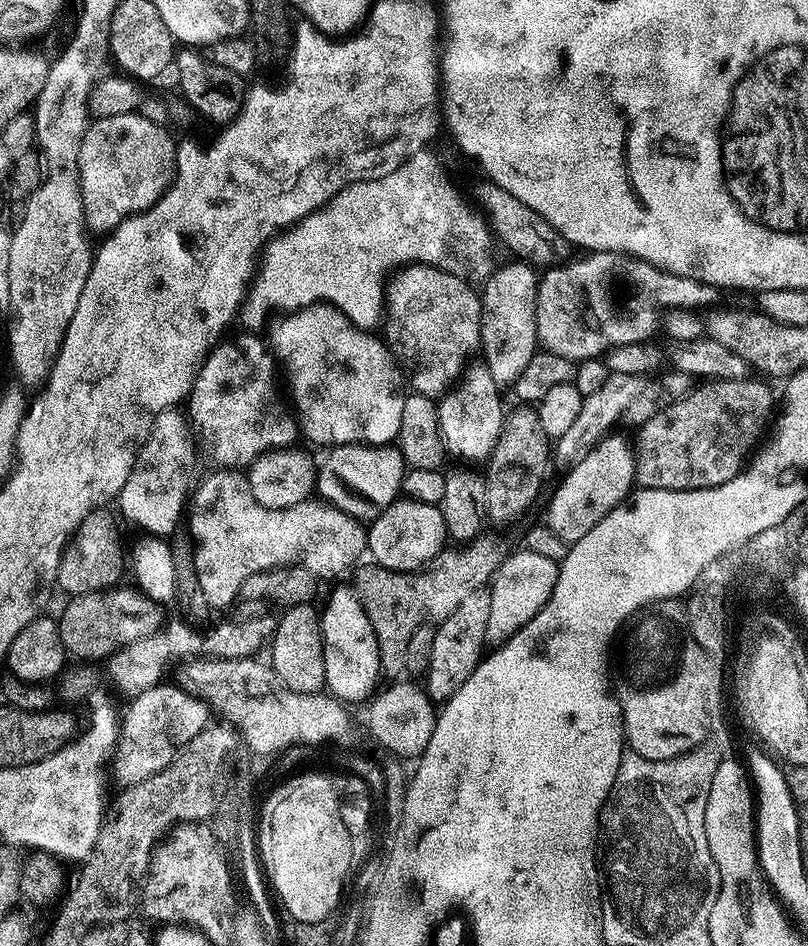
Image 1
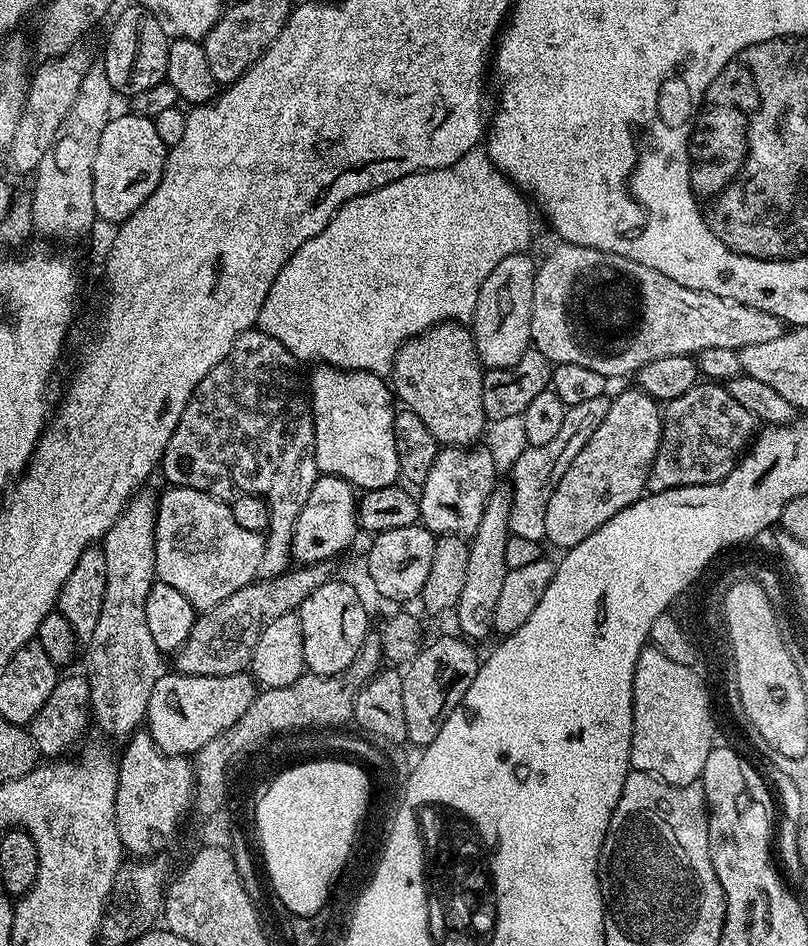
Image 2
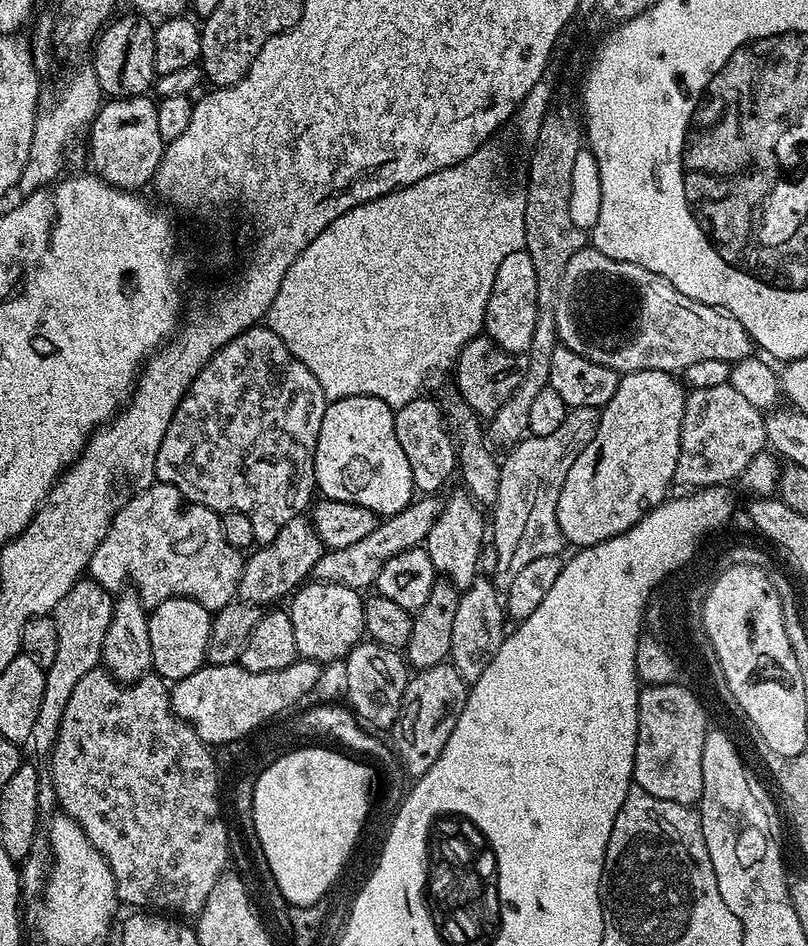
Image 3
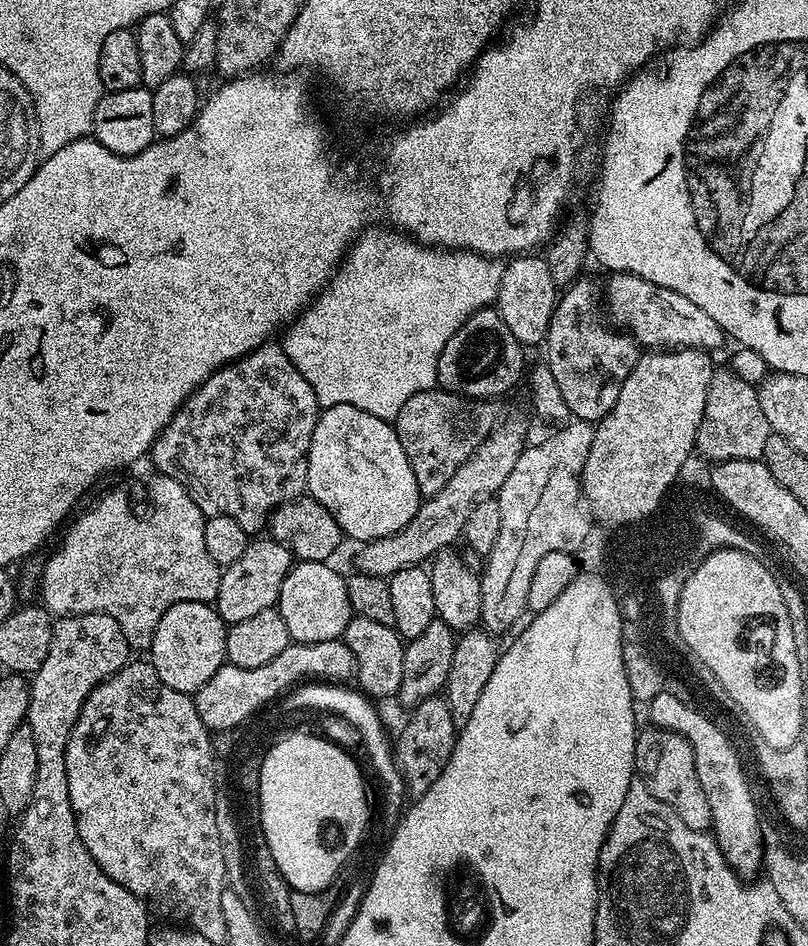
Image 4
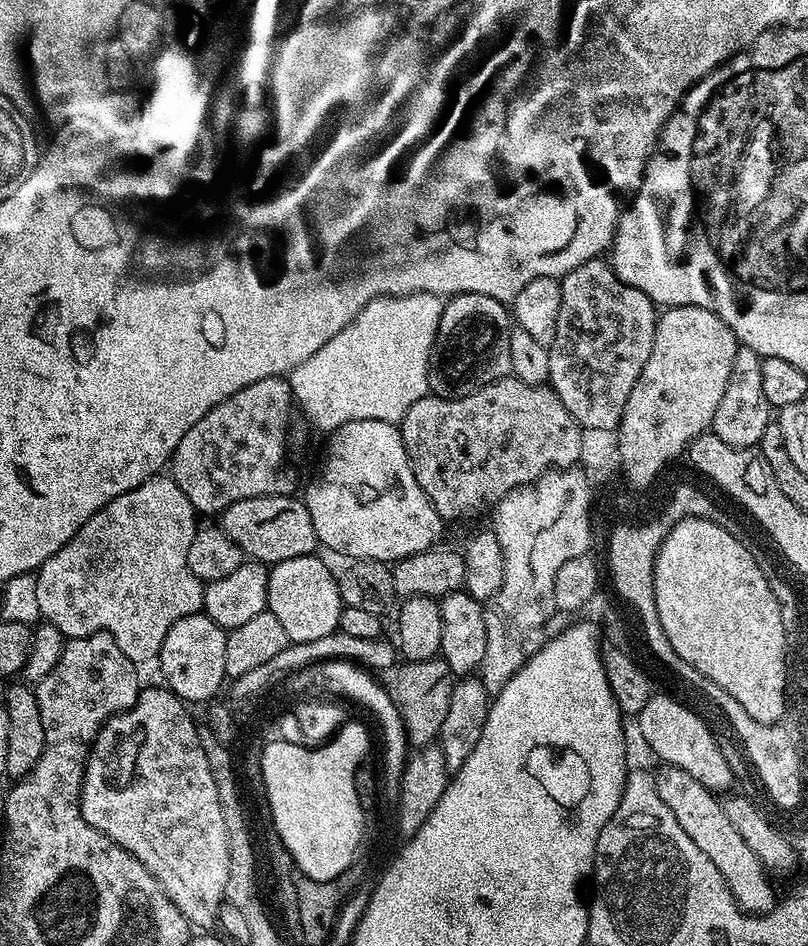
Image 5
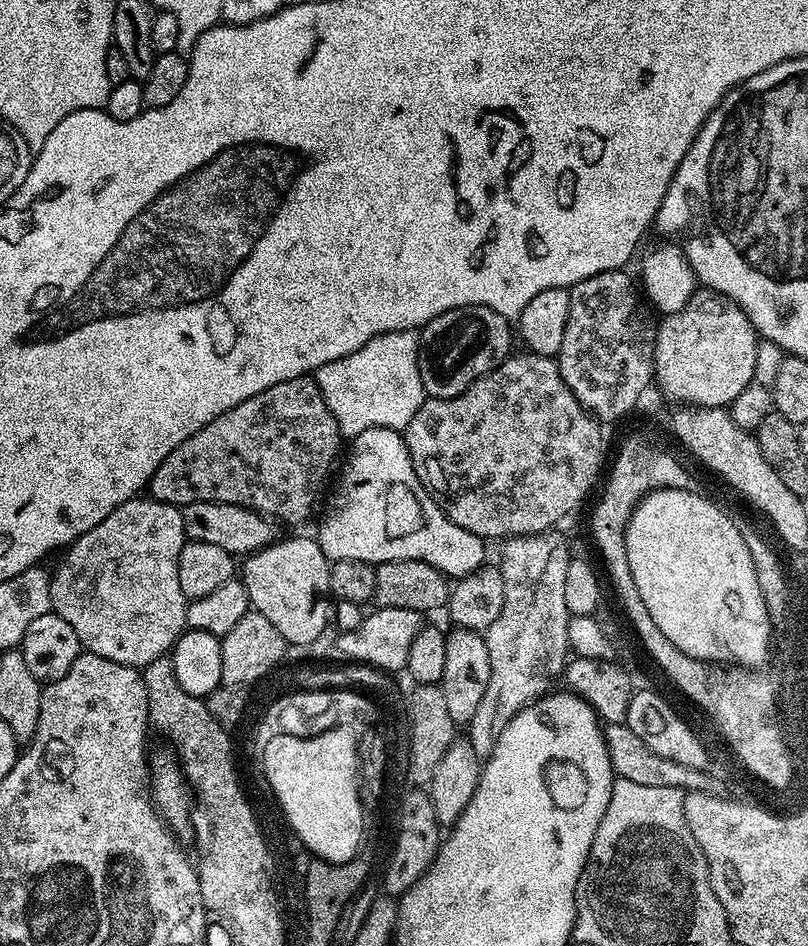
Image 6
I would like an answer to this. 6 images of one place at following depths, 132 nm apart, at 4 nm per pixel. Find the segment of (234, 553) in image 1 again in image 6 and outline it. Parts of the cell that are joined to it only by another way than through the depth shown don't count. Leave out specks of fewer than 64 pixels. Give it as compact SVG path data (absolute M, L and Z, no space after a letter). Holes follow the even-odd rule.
M133 498L122 502L113 512L106 514L106 518L102 518L102 522L98 522L98 526L86 530L86 534L82 534L74 543L68 545L66 551L61 555L65 556L61 558L60 565L56 569L53 567L50 572L52 578L50 602L52 603L52 611L66 620L67 625L74 630L81 645L87 651L98 654L102 658L110 658L110 662L118 662L142 670L159 656L168 656L176 644L176 639L186 631L186 610L189 600L182 594L182 585L178 582L178 554L182 554L182 546L186 543L180 508L175 504L158 502L151 498L140 499Z

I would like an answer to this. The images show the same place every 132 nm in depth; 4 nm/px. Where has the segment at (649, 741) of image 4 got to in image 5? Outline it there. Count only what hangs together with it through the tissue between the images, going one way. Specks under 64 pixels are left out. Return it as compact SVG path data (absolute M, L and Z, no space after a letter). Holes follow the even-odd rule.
M670 764L661 769L655 773L658 798L662 798L670 814L678 818L678 826L686 830L690 842L694 842L694 846L698 846L698 850L718 866L718 874L722 874L736 905L746 914L763 914L776 907L778 895L768 881L769 873L758 862L754 850L742 842L742 834L734 830L730 818L726 818L726 810L717 794L702 786L698 778L690 778L690 774L678 766Z

